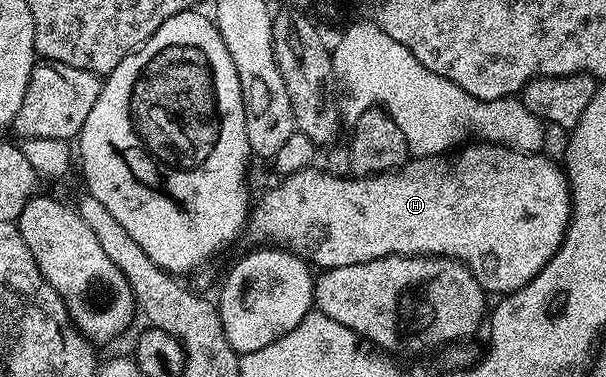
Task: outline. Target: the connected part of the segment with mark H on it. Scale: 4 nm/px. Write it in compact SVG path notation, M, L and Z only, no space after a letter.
M470 143L459 148L450 156L415 157L407 160L406 164L398 169L392 169L388 173L373 173L370 177L357 175L337 177L321 168L318 168L319 170L316 168L309 167L297 173L283 176L278 181L279 185L272 186L259 201L257 198L248 218L248 234L250 233L252 240L262 241L258 243L273 243L275 246L294 253L297 257L309 258L315 266L318 264L319 270L348 267L352 263L368 263L372 259L380 259L381 257L451 257L453 261L458 261L470 269L470 274L481 283L487 294L505 295L515 293L520 287L527 285L550 262L552 255L556 255L556 251L566 234L566 229L570 225L572 208L570 183L566 179L563 166L559 162L557 165L556 162L549 161L546 155L521 153L515 149L508 149L501 143Z

